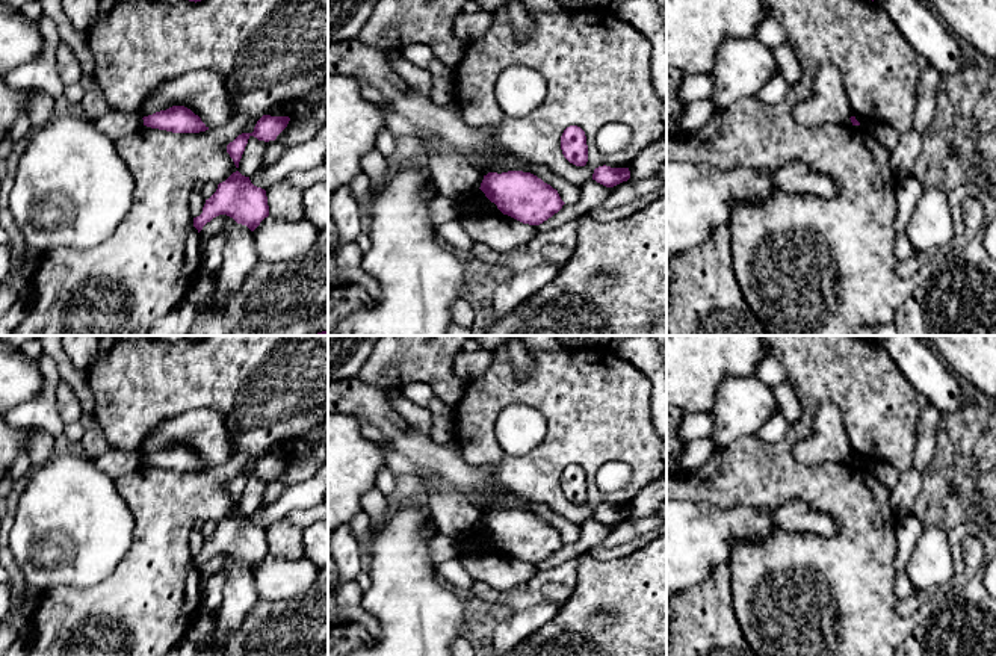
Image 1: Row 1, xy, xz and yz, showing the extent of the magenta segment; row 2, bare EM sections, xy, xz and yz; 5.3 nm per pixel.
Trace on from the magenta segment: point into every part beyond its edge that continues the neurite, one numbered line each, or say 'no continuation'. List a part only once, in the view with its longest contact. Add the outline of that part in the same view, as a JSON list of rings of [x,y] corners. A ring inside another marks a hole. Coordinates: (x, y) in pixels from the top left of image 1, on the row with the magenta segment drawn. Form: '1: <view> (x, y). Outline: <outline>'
no continuation

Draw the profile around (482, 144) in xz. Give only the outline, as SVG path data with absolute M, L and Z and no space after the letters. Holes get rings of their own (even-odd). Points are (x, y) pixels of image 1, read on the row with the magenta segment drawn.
M360 39L328 45L328 76L352 76L361 83L364 98L384 110L407 115L425 130L456 144L456 153L481 174L530 172L558 190L565 204L579 201L580 186L556 177L547 166L523 162L494 151L490 128L472 130L453 104L437 106L429 95L408 86L390 67L379 47Z

